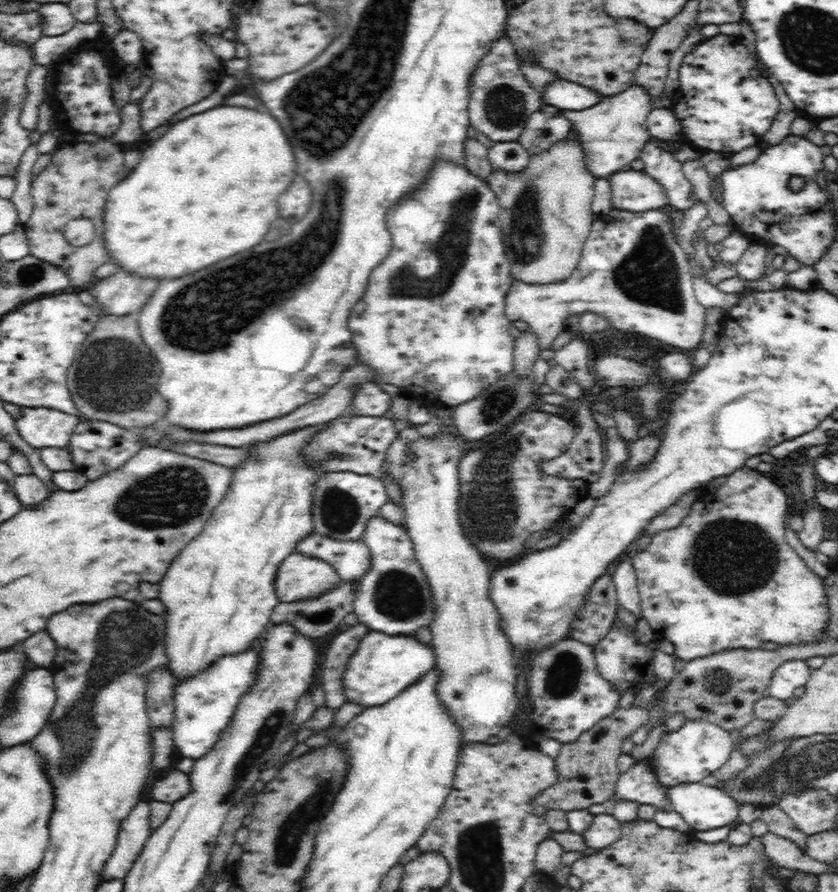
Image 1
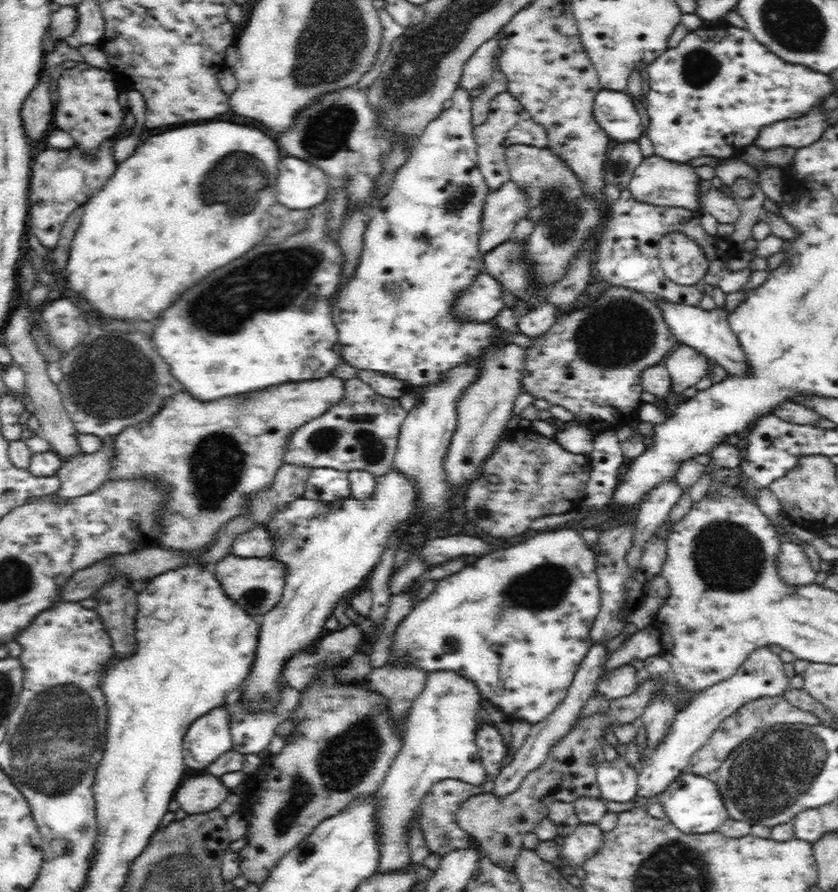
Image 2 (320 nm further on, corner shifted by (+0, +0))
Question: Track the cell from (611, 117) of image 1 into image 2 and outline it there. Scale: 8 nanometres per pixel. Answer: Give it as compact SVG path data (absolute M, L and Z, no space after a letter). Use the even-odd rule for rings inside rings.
M511 180L491 192L482 207L482 234L478 238L478 250L485 255L495 246L507 242L528 209L527 194Z

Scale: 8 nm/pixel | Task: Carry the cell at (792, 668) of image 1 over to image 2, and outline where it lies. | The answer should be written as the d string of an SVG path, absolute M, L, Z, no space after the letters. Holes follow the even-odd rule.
M767 647L754 650L730 678L697 693L688 708L678 710L665 737L653 749L647 750L647 759L641 763L640 773L637 775L637 796L651 798L664 792L673 780L686 772L692 754L710 740L722 720L726 720L743 704L757 698L782 695L789 686L783 663Z

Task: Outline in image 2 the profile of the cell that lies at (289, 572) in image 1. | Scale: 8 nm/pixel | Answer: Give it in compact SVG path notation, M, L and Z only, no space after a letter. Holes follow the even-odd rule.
M232 554L222 557L210 566L214 577L222 583L226 597L234 598L242 609L254 615L266 615L273 610L283 596L286 572L281 562L270 558L240 558Z

